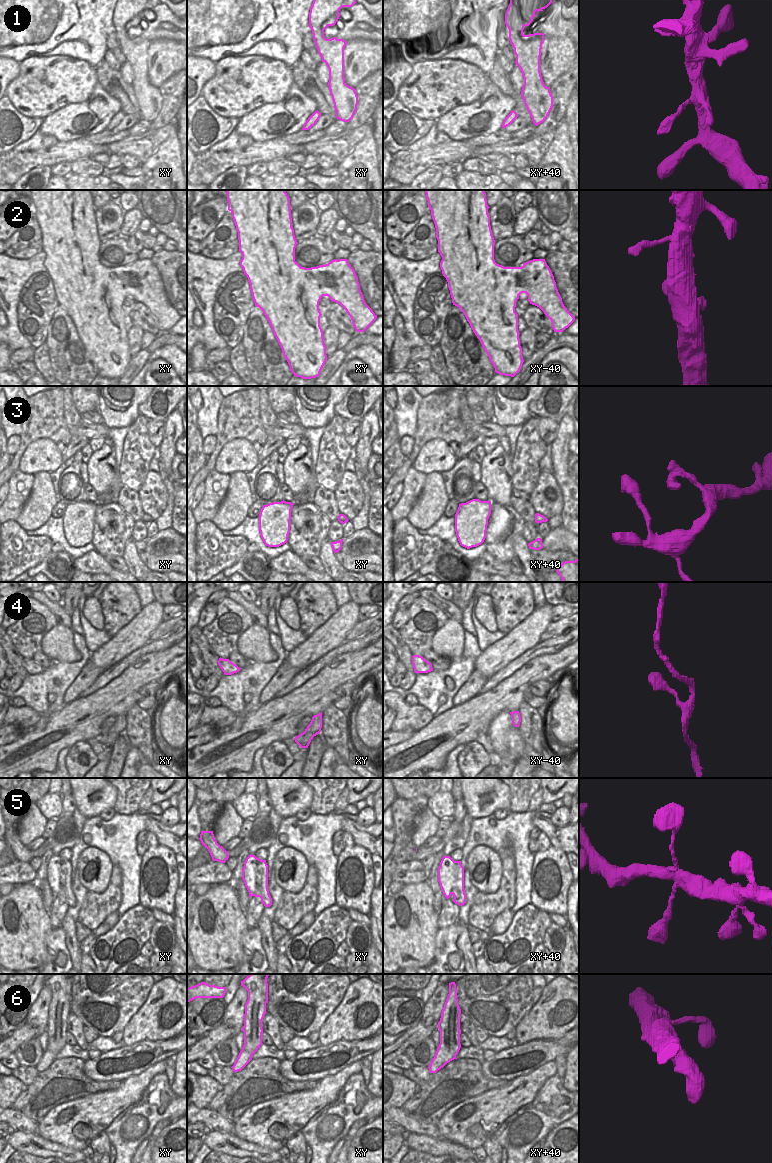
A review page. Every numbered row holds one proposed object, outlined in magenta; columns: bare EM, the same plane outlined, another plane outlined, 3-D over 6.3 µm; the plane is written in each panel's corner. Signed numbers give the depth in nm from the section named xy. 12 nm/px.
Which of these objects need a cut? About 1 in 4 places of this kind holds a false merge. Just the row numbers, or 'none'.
none

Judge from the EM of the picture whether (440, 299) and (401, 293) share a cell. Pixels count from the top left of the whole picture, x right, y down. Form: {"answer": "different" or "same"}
{"answer": "different"}

